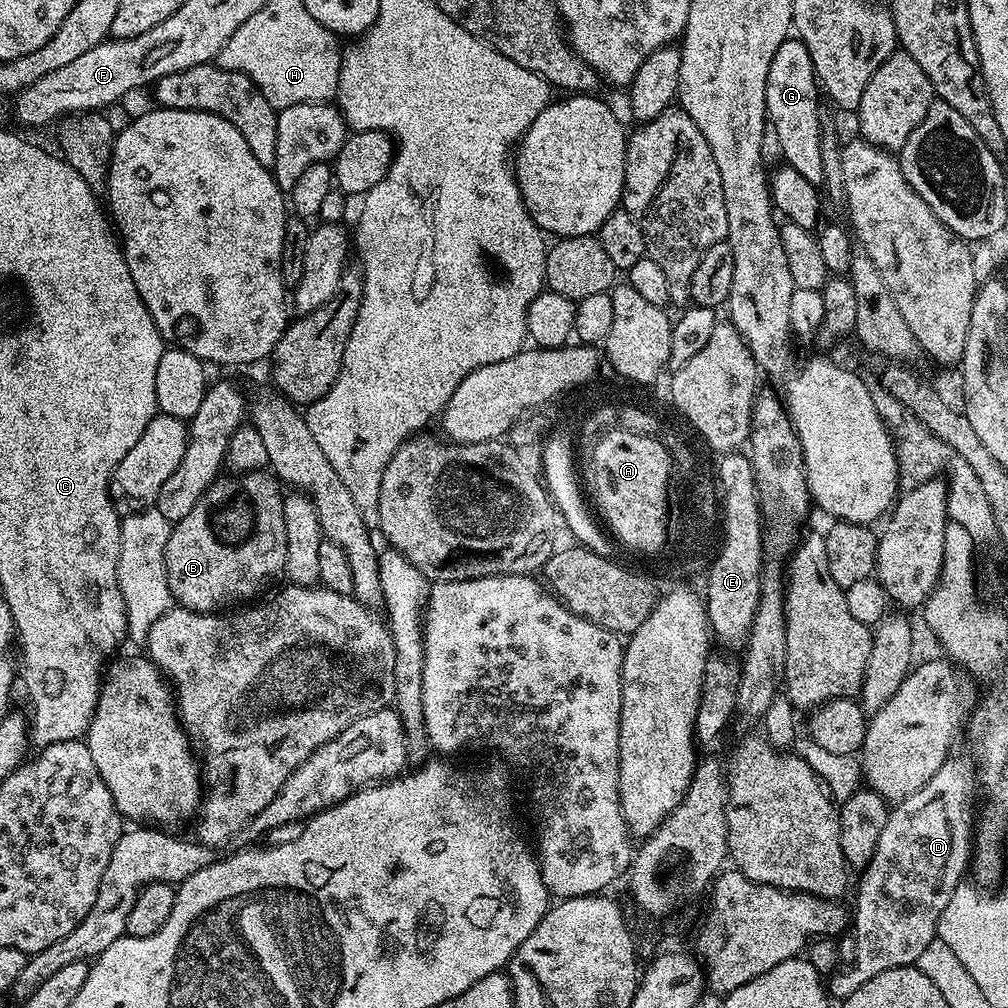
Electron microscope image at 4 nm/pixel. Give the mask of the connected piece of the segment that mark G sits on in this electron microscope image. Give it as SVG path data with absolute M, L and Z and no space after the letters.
M799 38L784 40L770 62L770 74L766 74L764 111L767 123L774 130L774 134L778 134L778 146L783 163L793 167L815 186L823 185L824 182L820 145L820 100L822 101L822 92L818 87L810 50L806 50Z

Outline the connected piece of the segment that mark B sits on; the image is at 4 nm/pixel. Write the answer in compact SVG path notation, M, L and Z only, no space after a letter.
M267 471L259 472L241 472L239 474L224 474L212 481L208 489L202 494L202 498L198 498L198 502L190 514L186 514L186 518L175 521L172 524L172 533L166 542L166 550L164 551L164 561L166 562L167 585L170 586L173 601L179 606L186 609L192 609L195 612L217 612L242 604L260 595L277 577L283 575L286 560L286 528L284 526L284 504L281 485L278 483L275 475L269 474Z

